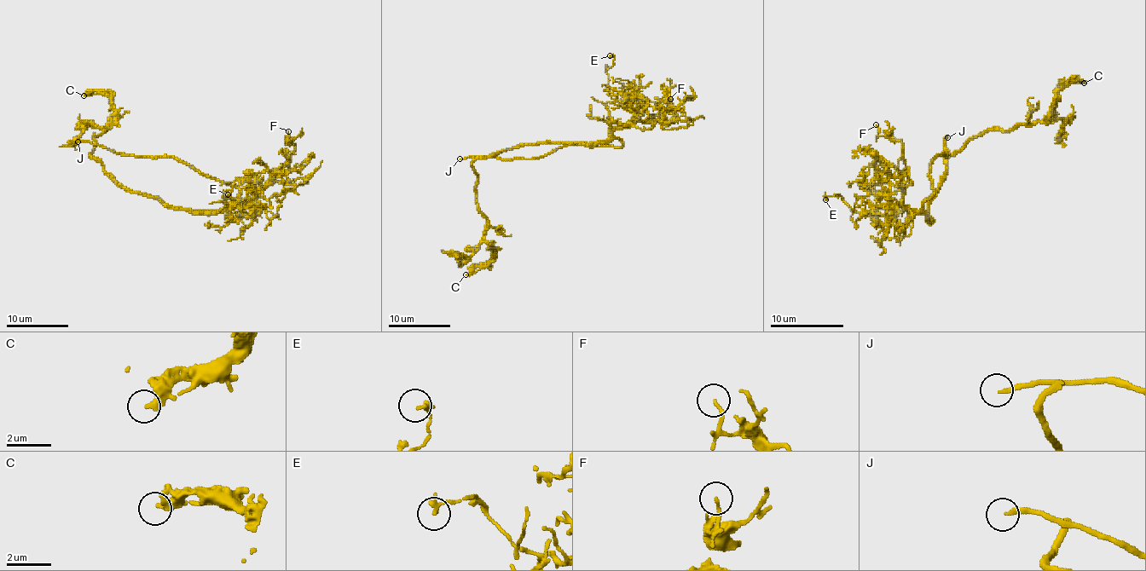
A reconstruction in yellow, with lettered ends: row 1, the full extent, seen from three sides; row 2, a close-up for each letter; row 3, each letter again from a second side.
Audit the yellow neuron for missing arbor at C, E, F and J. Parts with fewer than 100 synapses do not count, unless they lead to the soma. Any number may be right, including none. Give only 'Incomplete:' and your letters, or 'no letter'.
Incomplete: J

